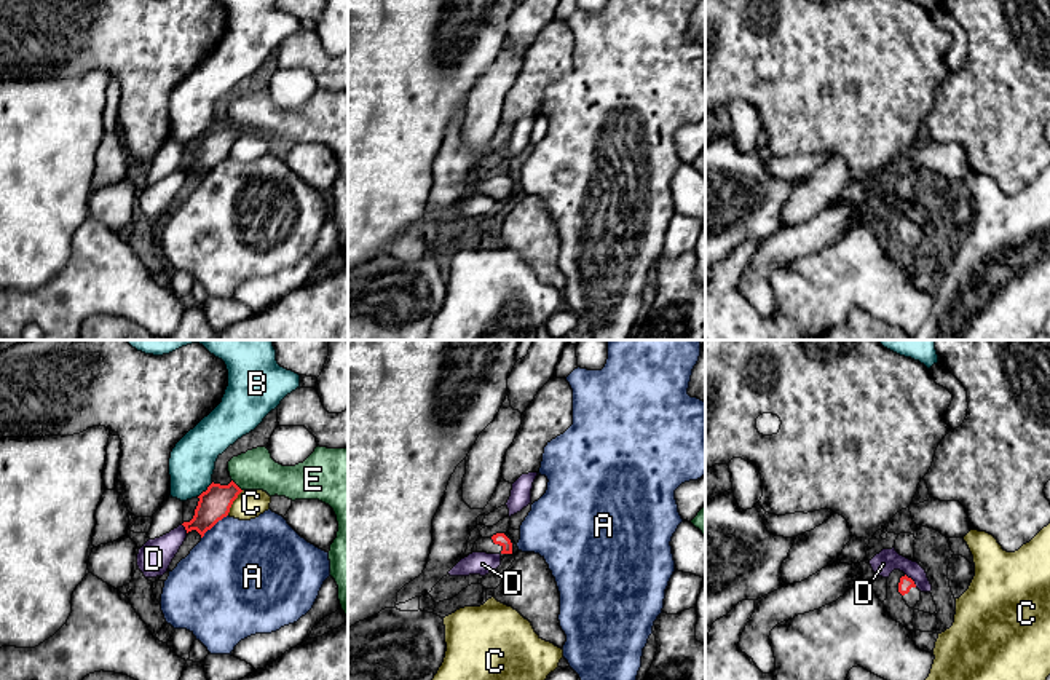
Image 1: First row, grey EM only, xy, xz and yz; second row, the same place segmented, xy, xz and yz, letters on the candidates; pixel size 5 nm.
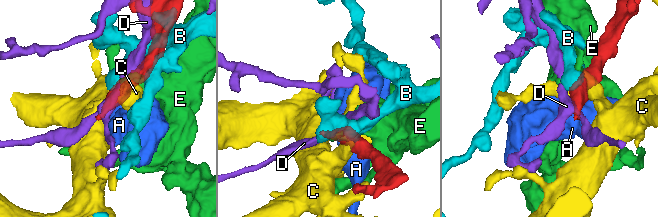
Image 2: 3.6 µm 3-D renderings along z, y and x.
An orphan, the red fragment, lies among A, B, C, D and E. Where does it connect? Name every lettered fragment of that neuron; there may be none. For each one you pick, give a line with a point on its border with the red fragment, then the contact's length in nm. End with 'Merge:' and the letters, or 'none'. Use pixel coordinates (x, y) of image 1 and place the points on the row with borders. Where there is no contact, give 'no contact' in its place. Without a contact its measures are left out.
Merge: none

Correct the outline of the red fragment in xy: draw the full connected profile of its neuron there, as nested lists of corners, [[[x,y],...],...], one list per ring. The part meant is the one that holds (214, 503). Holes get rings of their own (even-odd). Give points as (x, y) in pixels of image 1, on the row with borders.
[[[231,480],[228,485],[211,484],[198,498],[195,516],[190,522],[184,522],[187,533],[196,530],[201,538],[219,520],[228,516],[233,501],[243,490]]]

